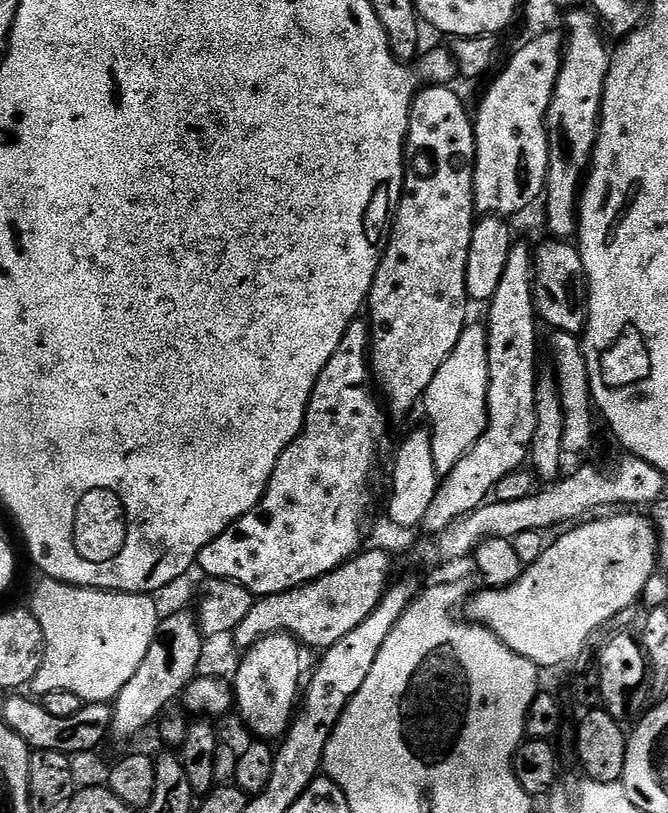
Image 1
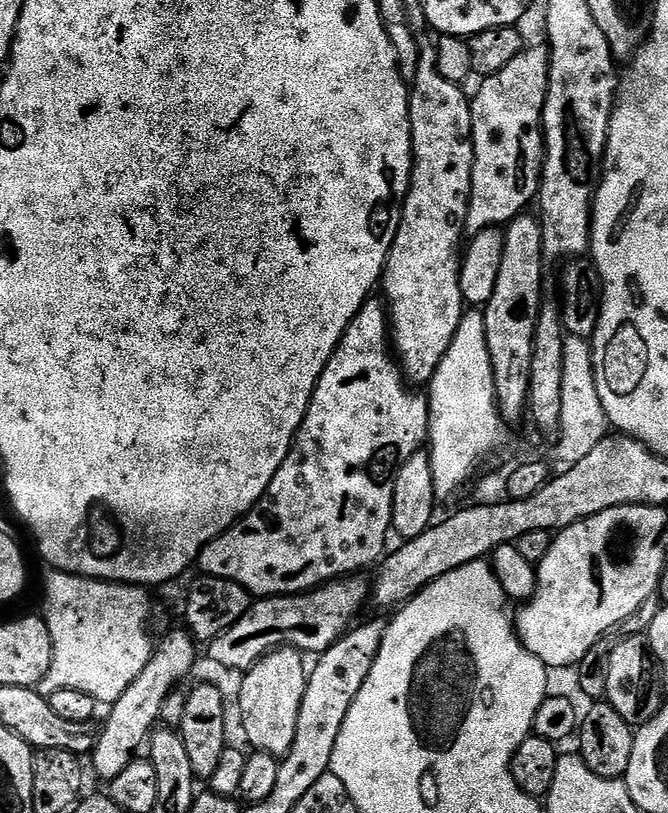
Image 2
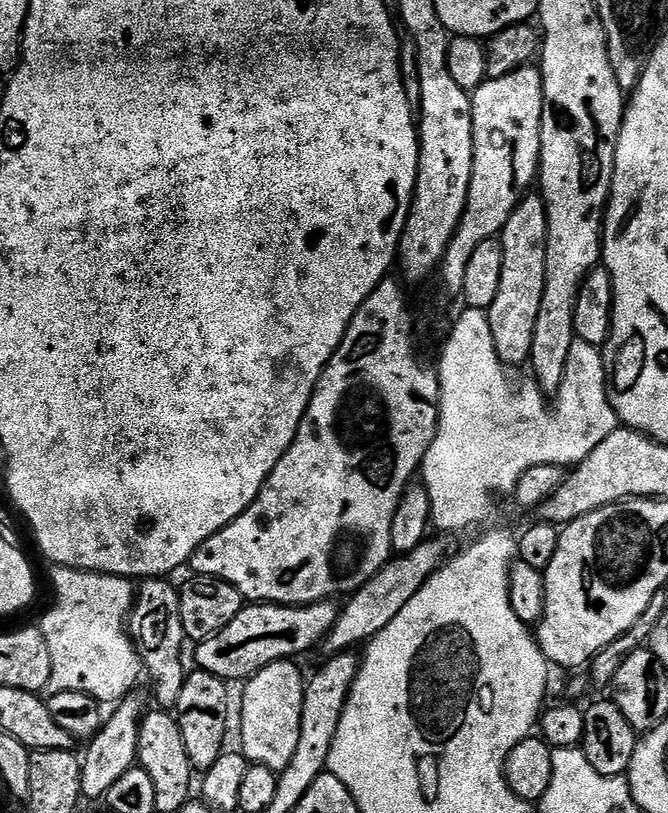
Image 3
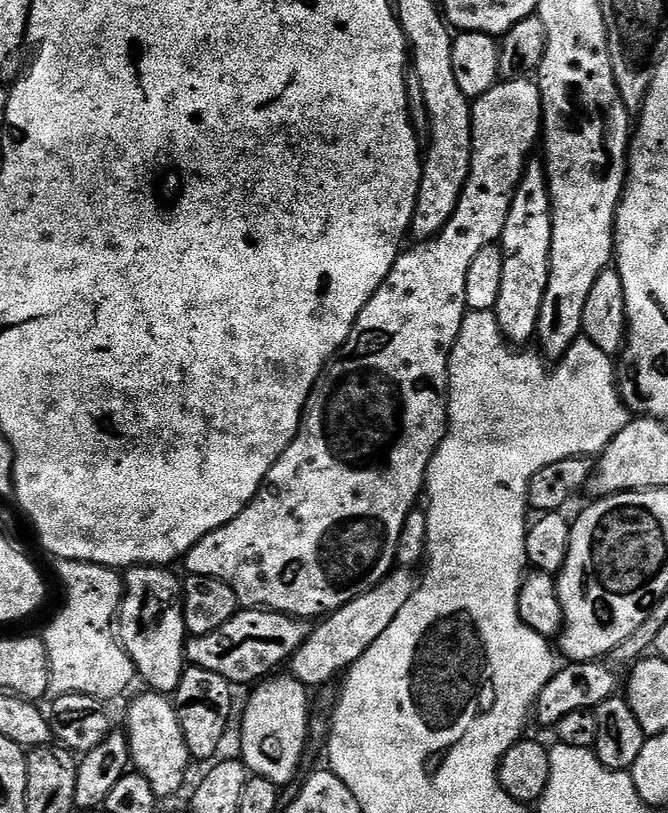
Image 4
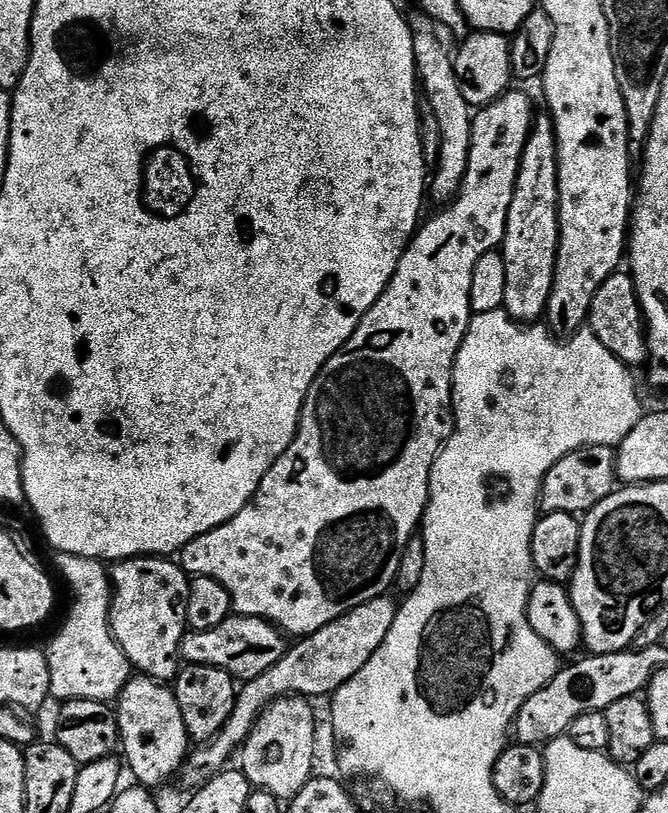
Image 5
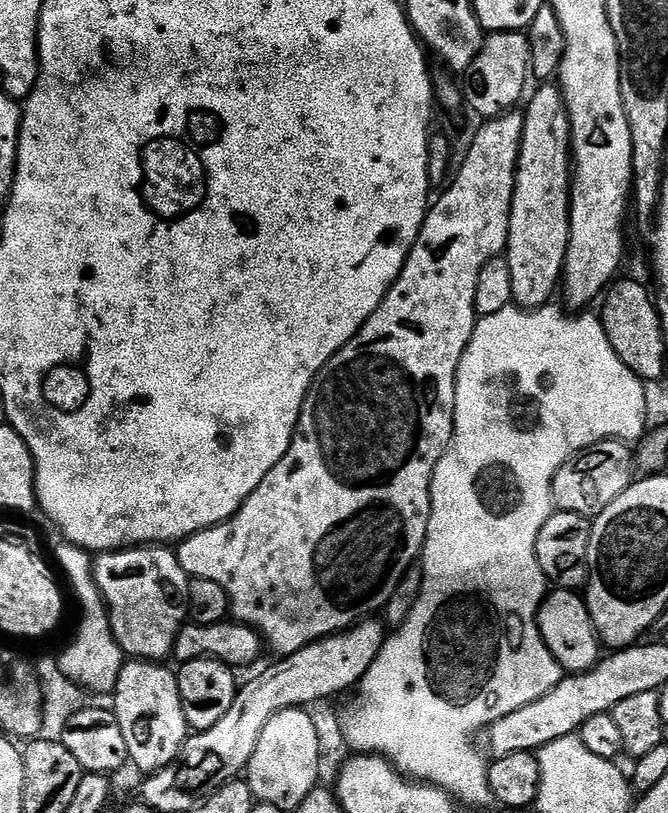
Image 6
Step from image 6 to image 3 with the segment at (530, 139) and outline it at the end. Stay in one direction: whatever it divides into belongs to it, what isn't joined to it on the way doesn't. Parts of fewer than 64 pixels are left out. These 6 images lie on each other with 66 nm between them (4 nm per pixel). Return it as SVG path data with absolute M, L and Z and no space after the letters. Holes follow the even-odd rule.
M538 194L525 195L510 214L502 235L502 282L498 294L487 308L494 350L505 366L528 364L530 342L534 342L534 325L538 323L538 306L542 306L542 290L546 282L546 206Z

